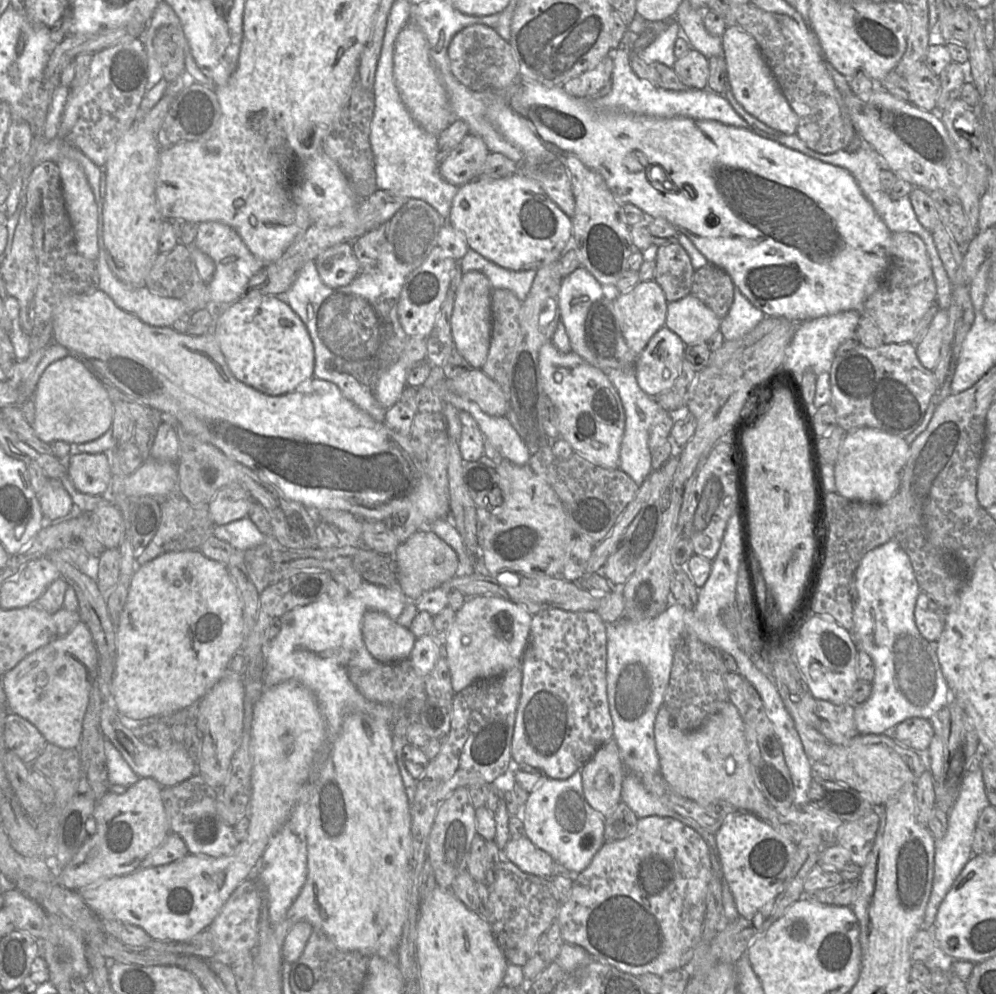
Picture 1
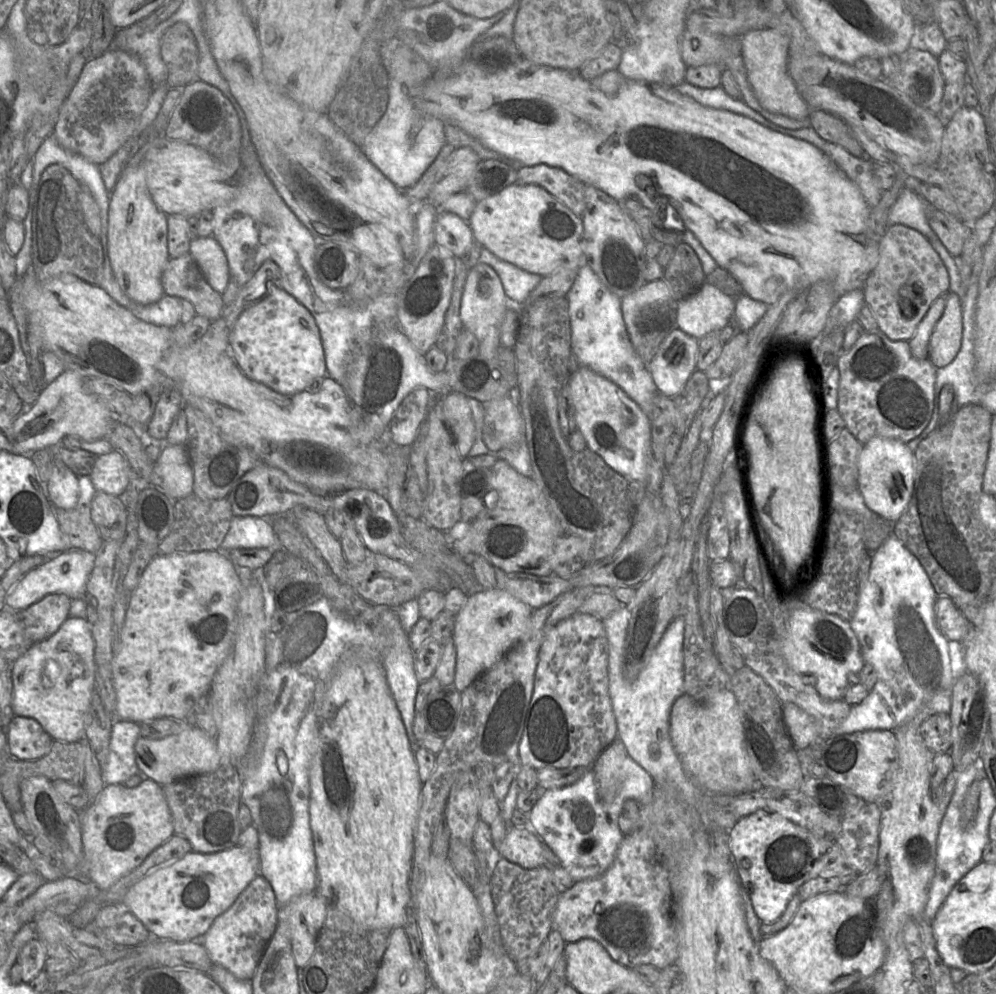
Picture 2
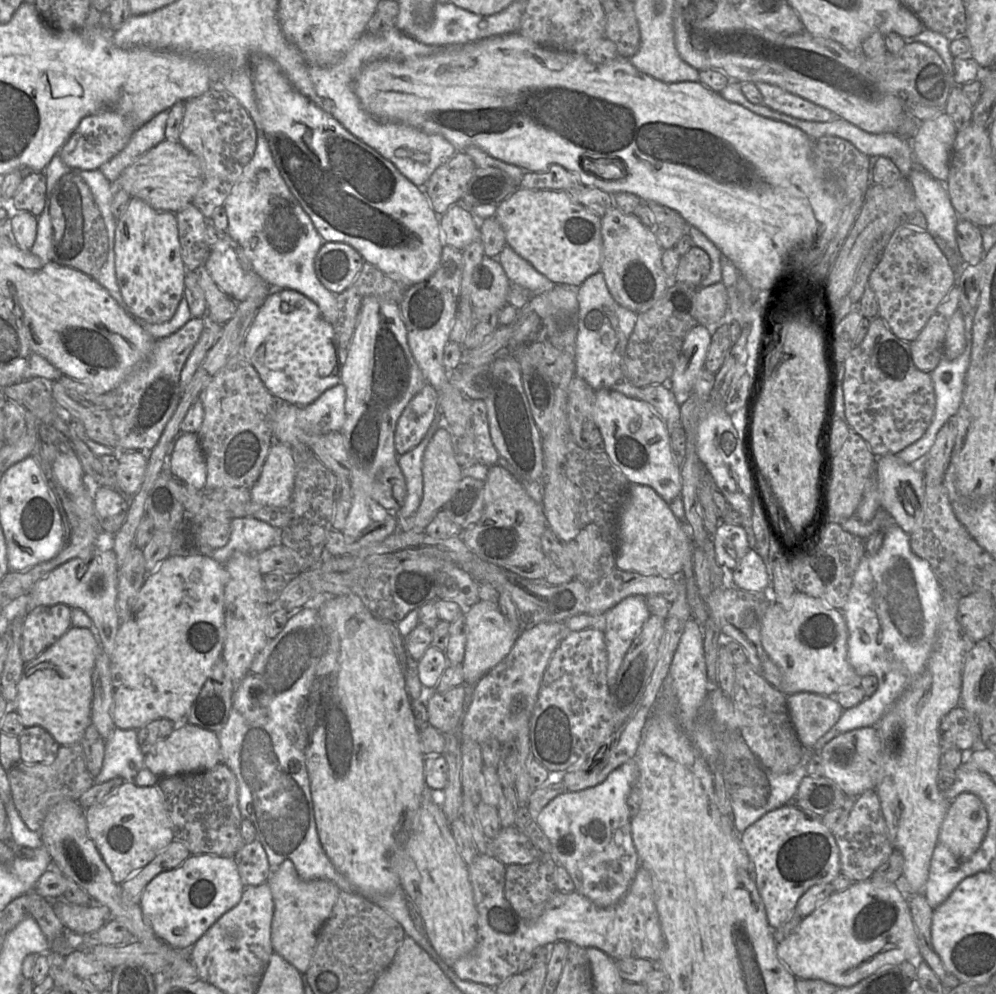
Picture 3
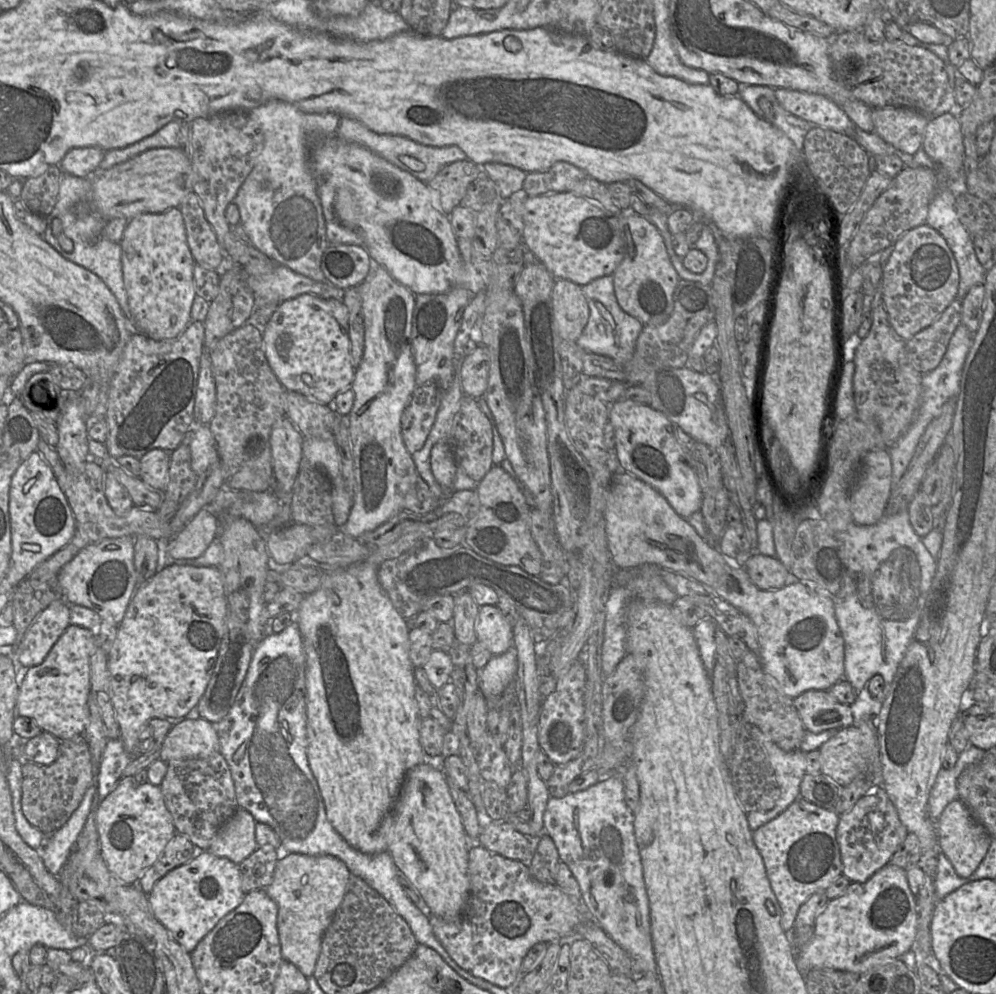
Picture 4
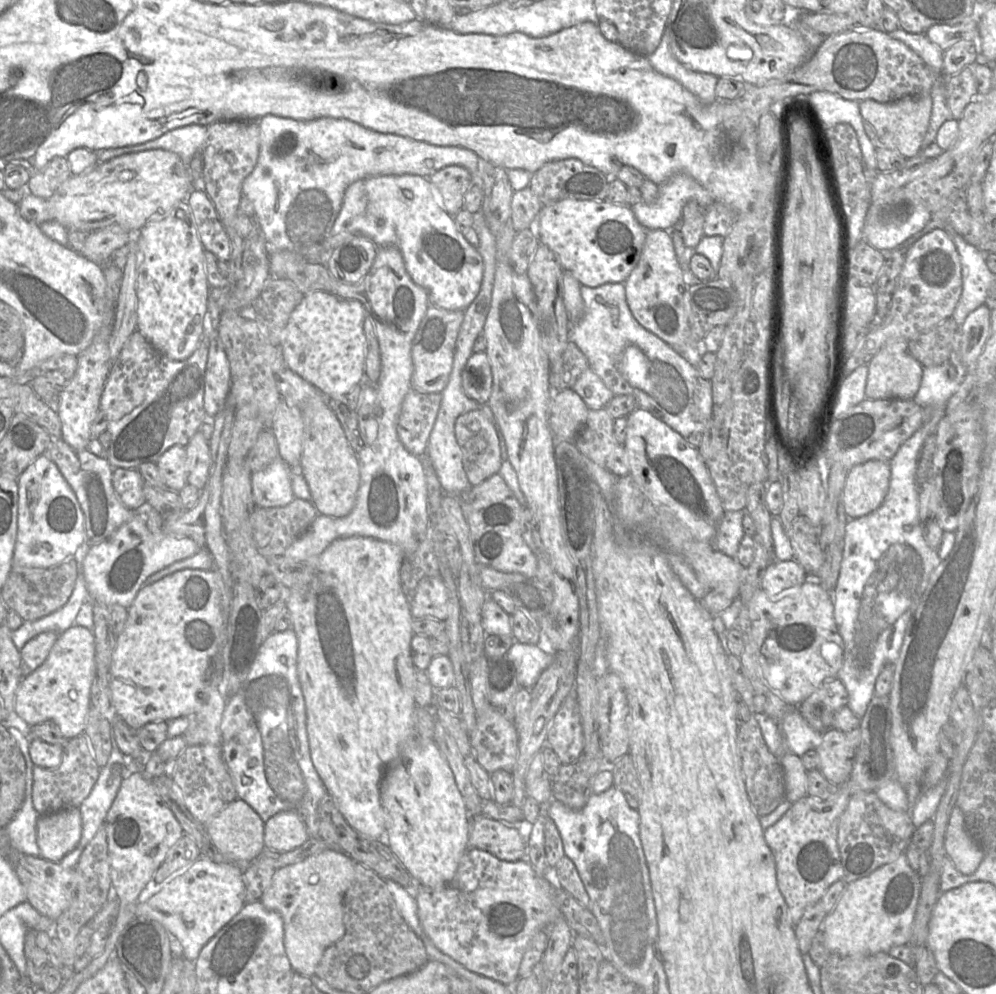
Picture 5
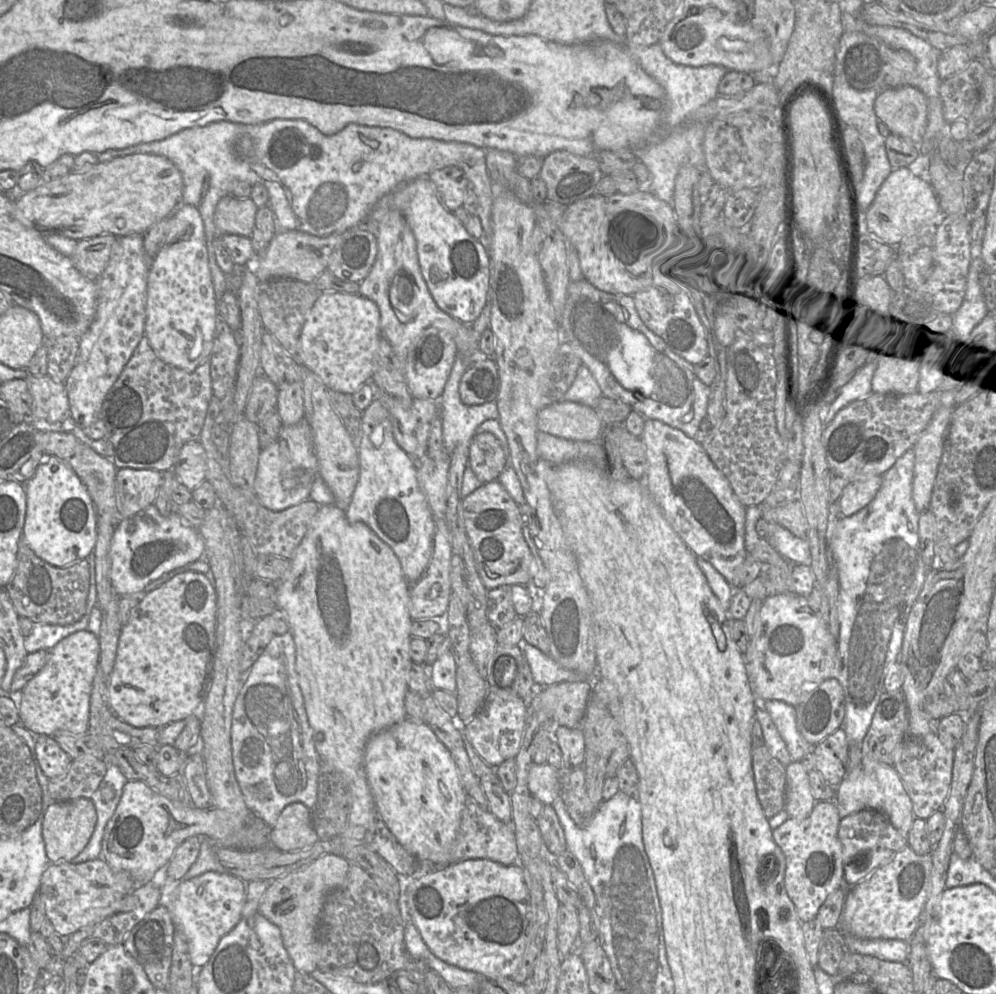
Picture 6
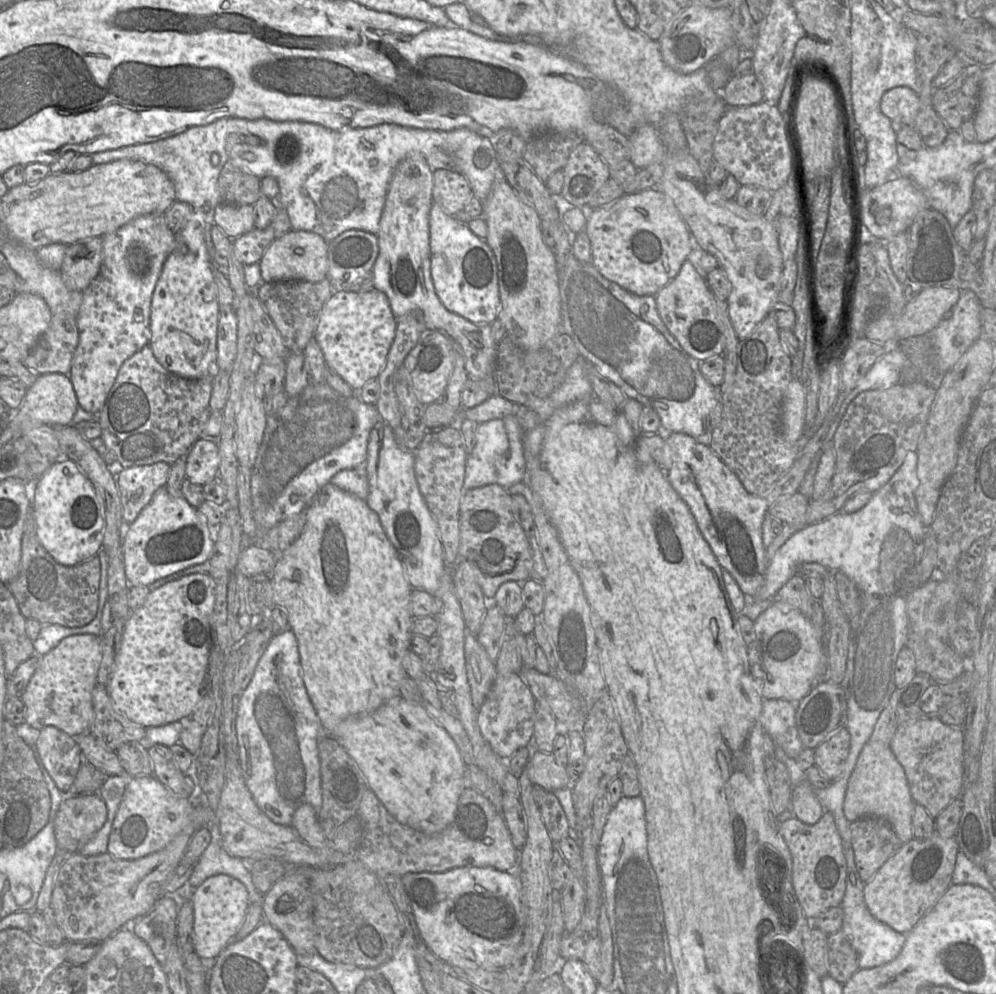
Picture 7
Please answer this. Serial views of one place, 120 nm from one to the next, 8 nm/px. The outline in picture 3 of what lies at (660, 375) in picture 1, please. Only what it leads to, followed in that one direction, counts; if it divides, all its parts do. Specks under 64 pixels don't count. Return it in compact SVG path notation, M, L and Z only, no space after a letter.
M696 325L686 334L681 355L668 381L668 388L676 396L679 405L691 393L711 342L712 332L702 325Z

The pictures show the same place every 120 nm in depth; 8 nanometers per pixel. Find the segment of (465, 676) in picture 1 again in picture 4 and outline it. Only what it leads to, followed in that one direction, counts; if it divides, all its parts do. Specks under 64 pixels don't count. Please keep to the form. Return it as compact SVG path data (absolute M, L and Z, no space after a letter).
M496 605L480 607L475 631L477 642L493 656L503 654L513 646L512 626Z

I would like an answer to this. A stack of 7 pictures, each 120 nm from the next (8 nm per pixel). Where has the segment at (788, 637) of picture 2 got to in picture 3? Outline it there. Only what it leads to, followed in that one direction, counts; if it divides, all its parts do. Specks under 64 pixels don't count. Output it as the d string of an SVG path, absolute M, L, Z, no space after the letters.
M799 591L785 599L774 601L765 610L761 641L769 658L781 671L781 691L786 696L799 692L834 696L841 690L860 685L862 677L859 677L847 657L848 628L841 611L828 606L821 599Z

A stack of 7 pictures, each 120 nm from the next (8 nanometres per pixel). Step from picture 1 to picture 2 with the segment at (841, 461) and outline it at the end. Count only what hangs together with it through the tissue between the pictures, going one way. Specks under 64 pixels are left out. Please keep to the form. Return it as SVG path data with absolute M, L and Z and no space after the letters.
M874 437L863 444L858 457L857 489L871 511L887 520L897 521L911 499L914 478L915 458L906 443L895 439Z

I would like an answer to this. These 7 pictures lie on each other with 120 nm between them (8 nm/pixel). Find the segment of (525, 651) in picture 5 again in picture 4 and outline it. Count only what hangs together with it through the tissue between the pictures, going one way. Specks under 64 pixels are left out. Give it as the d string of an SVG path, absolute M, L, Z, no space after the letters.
M512 646L503 654L493 656L482 668L478 669L478 687L486 699L500 697L503 691L515 681L518 670L517 650Z

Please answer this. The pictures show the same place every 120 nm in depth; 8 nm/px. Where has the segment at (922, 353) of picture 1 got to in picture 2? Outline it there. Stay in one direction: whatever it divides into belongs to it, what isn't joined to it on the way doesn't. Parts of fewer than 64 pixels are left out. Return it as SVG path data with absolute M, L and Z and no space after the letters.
M950 292L943 314L931 333L927 359L936 368L950 364L960 350L962 335L962 300L957 294Z

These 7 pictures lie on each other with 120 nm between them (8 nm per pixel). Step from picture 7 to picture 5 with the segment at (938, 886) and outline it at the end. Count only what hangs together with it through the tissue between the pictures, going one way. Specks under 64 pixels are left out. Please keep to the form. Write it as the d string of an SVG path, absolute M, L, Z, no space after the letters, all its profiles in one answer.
M905 852L868 876L847 884L820 930L833 956L877 954L908 944L921 887L922 878L908 864Z

